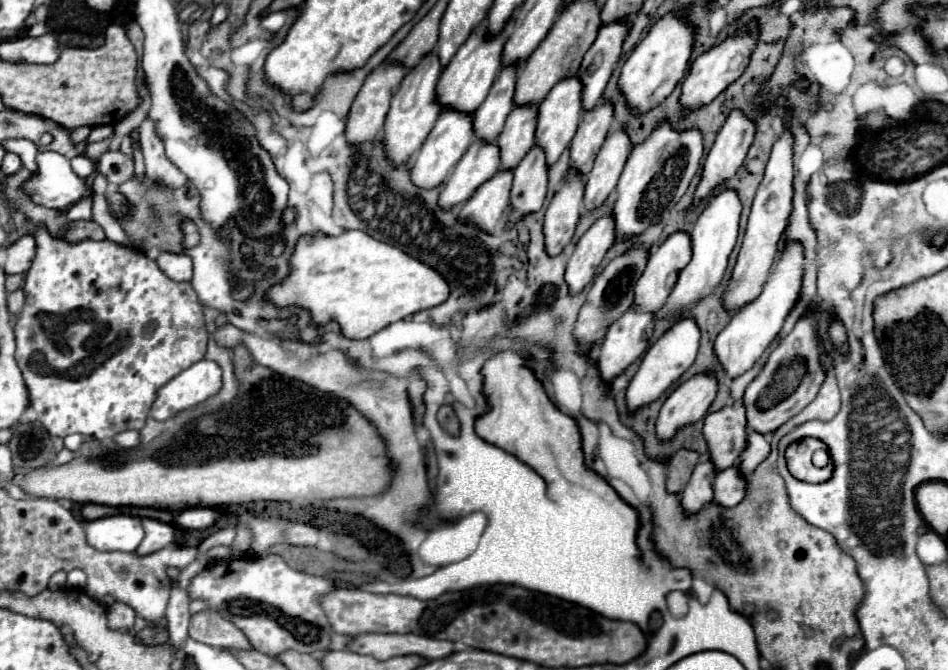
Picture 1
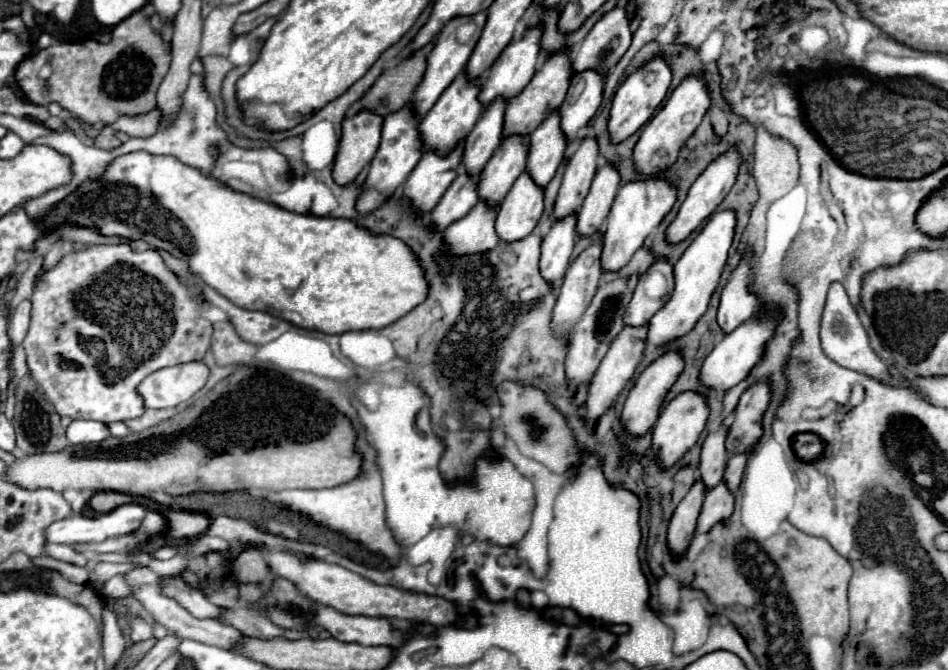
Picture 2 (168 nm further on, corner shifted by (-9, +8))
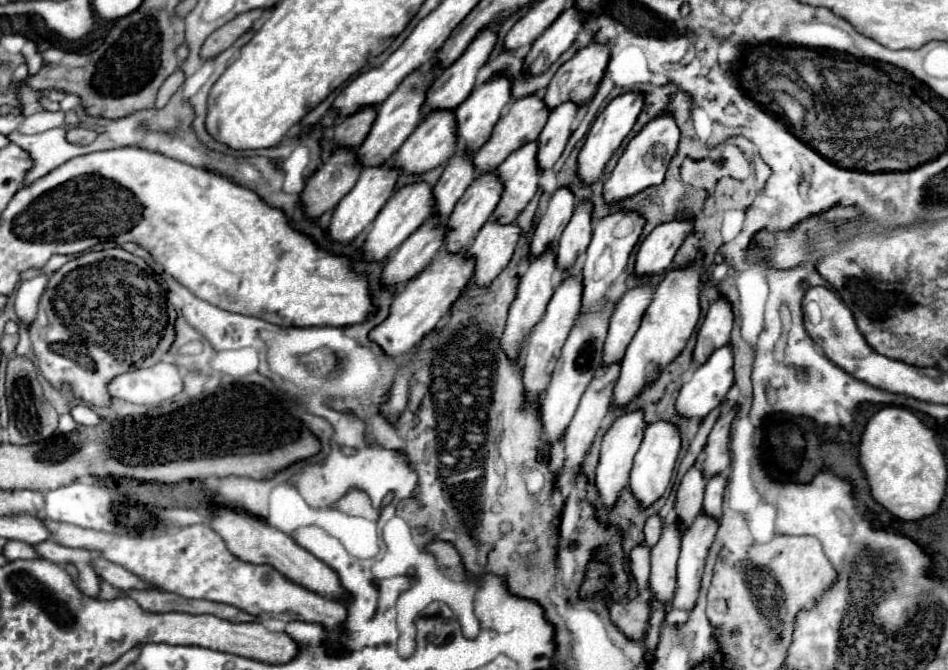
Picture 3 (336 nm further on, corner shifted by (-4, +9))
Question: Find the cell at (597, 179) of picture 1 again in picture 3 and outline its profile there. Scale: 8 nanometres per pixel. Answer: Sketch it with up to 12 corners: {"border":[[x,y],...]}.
{"border":[[579,203],[555,253],[571,269],[593,231],[591,203]]}

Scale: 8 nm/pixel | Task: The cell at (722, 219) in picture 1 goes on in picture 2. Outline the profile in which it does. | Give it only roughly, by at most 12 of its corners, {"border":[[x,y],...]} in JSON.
{"border":[[736,210],[714,212],[674,264],[648,344],[688,334],[724,272]]}

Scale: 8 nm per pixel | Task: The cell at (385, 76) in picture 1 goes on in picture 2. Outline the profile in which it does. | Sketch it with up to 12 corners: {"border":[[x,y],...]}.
{"border":[[358,110],[342,122],[338,184],[376,156],[384,118]]}

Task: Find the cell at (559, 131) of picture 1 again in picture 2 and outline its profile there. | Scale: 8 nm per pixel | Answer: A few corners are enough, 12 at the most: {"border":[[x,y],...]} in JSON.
{"border":[[552,112],[532,134],[528,172],[546,186],[568,138]]}

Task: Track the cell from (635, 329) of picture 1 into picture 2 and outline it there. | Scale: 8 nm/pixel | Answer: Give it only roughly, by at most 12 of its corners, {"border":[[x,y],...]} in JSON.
{"border":[[648,324],[626,326],[596,370],[586,422],[594,424],[632,378]]}

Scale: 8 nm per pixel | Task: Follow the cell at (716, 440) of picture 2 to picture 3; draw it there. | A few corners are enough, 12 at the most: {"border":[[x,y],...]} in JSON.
{"border":[[691,467],[675,497],[677,525],[687,531],[701,513],[705,479]]}

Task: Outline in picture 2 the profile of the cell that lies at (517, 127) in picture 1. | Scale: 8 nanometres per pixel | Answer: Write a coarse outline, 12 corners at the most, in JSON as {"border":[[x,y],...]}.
{"border":[[506,136],[478,180],[480,198],[500,204],[528,164],[530,140]]}

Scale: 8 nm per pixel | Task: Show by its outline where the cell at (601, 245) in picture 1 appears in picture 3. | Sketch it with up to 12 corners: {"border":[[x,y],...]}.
{"border":[[563,281],[521,353],[523,397],[539,403],[581,309]]}

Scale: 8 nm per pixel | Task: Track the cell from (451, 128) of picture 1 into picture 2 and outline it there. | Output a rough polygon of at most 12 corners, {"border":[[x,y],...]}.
{"border":[[464,140],[448,154],[426,150],[404,196],[432,210],[464,158]]}

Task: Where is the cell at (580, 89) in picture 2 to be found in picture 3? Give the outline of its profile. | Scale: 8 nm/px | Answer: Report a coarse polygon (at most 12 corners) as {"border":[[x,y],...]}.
{"border":[[579,107],[549,113],[537,137],[537,167],[551,169],[563,153]]}

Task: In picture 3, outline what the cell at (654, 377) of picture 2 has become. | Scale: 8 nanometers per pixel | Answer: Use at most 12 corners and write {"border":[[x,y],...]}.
{"border":[[643,411],[619,417],[601,443],[595,487],[613,509],[643,441]]}

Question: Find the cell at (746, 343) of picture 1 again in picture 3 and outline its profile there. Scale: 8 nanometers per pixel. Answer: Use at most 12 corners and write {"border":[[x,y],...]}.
{"border":[[717,349],[675,401],[679,417],[705,419],[733,385],[733,353]]}

